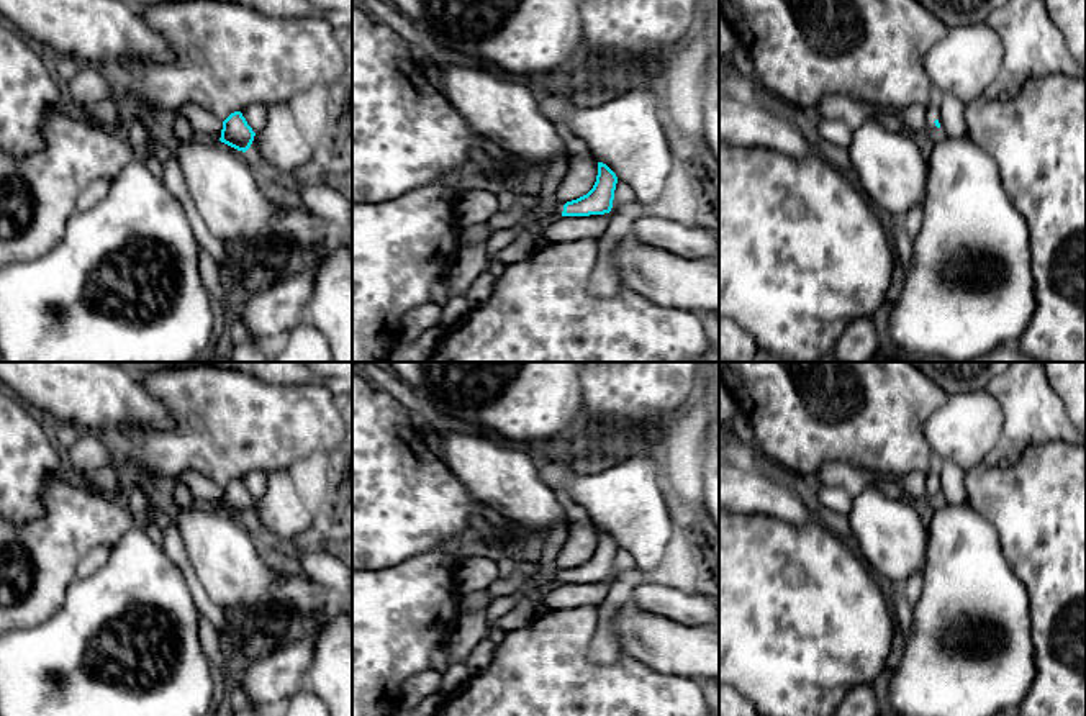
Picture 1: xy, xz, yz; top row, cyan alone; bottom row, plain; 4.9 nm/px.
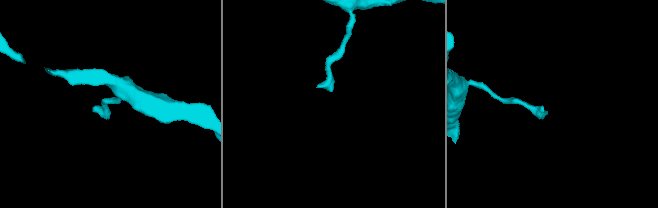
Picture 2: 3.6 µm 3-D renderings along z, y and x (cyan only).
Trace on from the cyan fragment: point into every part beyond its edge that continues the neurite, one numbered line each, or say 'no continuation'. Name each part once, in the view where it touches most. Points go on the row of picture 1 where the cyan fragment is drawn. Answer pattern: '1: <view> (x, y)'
1: yz (932, 108)

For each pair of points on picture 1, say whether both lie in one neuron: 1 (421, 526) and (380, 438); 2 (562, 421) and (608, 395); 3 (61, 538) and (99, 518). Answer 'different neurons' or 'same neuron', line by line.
1: same neuron
2: different neurons
3: same neuron

